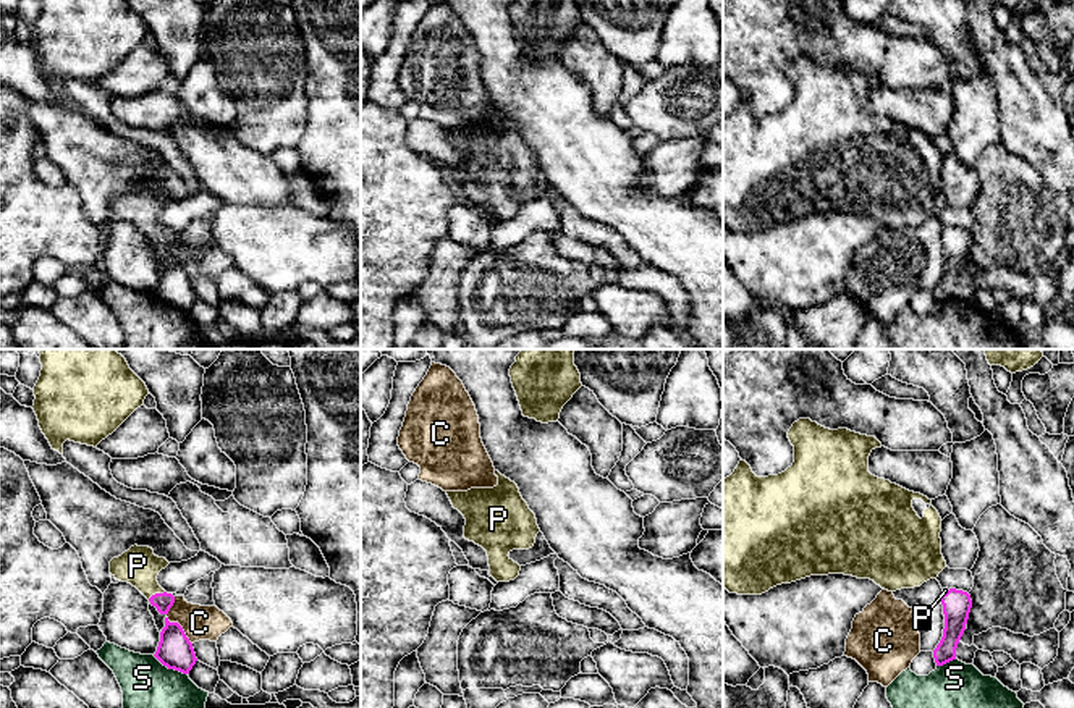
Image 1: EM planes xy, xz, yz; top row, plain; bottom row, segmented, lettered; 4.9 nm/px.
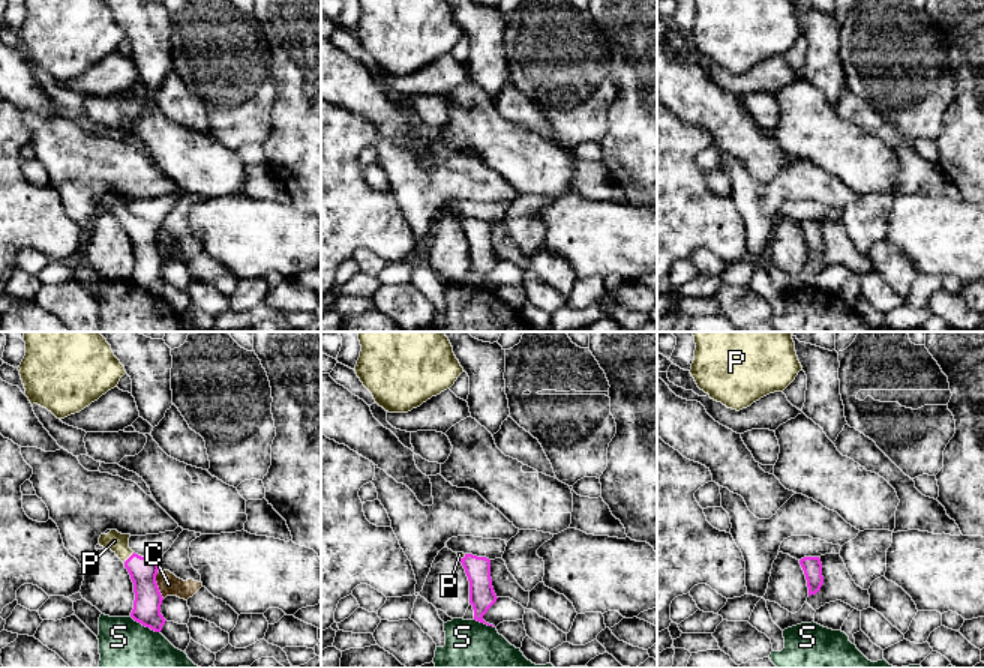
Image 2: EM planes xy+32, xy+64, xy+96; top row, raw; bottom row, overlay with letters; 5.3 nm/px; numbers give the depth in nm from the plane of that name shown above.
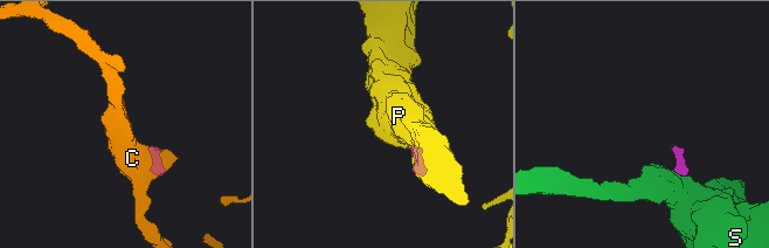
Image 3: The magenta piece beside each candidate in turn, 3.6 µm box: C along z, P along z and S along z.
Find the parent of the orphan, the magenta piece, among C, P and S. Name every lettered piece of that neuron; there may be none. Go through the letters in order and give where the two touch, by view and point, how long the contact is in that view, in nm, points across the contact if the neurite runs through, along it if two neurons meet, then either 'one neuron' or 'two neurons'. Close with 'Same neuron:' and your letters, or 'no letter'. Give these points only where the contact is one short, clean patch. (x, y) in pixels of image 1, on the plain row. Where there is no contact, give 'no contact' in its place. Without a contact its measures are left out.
C: meets magenta in xy at (172, 261); contact 260 nm long; border along xy (173, 235), (167, 256), (181, 265), (191, 282); two neurons
P: meets magenta in xy at (156, 231); contact 100 nm long; runs through xy (162, 240), (156, 231), (138, 204); one neuron
S: meets magenta in xy at (170, 306); contact 200 nm long; border along xy (152, 293), (169, 306), (186, 312); two neurons
Same neuron: P

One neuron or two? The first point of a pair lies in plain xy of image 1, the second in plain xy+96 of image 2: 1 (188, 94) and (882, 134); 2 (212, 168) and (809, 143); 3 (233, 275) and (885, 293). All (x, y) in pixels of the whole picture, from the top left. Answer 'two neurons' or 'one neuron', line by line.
1: one neuron
2: one neuron
3: two neurons

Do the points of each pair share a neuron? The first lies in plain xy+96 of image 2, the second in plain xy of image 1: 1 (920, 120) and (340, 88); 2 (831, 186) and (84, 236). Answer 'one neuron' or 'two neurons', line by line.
1: two neurons
2: two neurons

